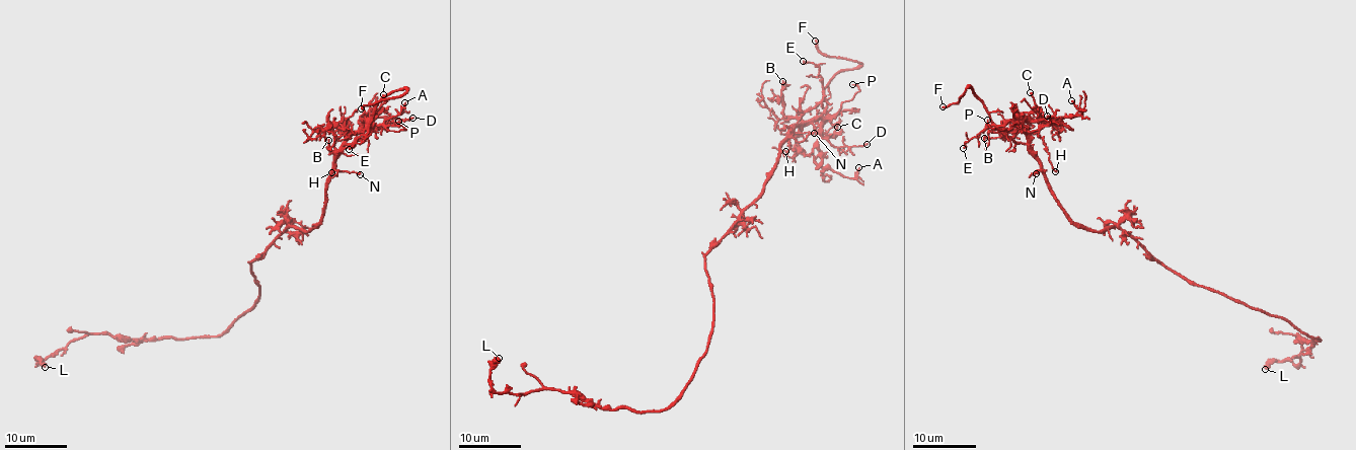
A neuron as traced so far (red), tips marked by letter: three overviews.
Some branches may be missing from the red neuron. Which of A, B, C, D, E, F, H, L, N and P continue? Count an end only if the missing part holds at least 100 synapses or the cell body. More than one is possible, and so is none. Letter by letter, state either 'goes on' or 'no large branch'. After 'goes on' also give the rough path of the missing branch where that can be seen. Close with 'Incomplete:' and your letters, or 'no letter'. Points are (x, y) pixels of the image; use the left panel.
A: no large branch
B: no large branch
C: no large branch
D: no large branch
E: no large branch
F: goes on
H: no large branch
L: no large branch
N: no large branch
P: no large branch
Incomplete: F

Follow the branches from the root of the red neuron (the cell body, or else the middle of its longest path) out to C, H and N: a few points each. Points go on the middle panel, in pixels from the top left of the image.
C: (705, 266), (708, 250), (762, 192), (789, 133), (820, 119), (821, 133), (831, 136), (837, 127)
H: (705, 266), (708, 250), (762, 192), (780, 147), (798, 127), (785, 151)
N: (705, 266), (708, 250), (762, 192), (766, 174), (776, 165), (780, 147), (789, 137), (801, 142), (814, 133)

